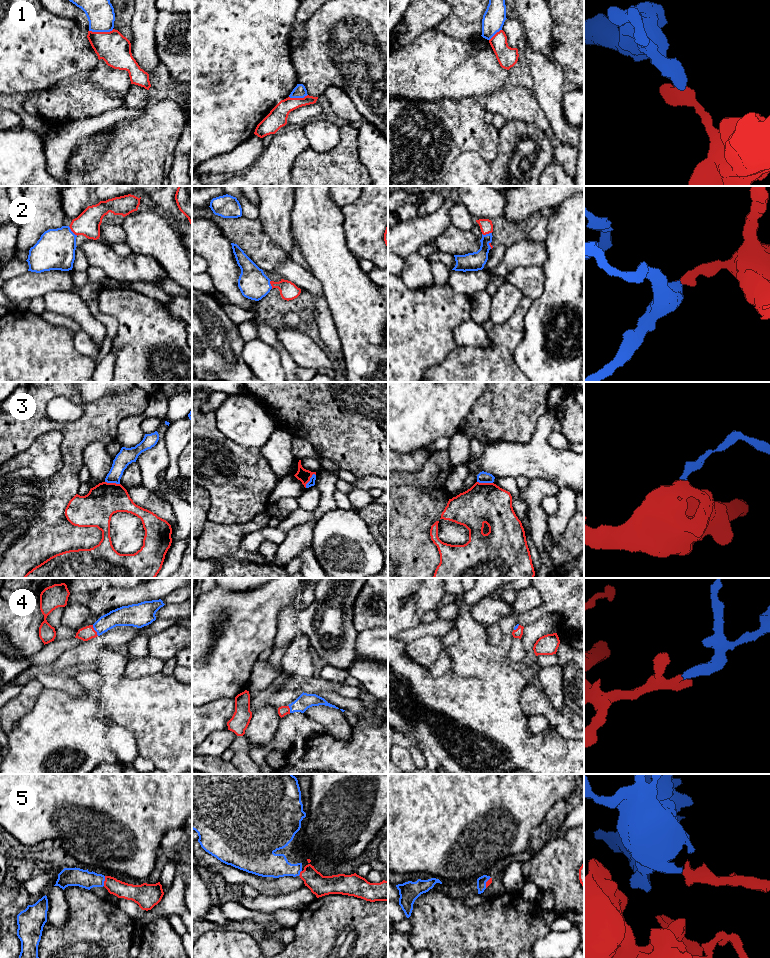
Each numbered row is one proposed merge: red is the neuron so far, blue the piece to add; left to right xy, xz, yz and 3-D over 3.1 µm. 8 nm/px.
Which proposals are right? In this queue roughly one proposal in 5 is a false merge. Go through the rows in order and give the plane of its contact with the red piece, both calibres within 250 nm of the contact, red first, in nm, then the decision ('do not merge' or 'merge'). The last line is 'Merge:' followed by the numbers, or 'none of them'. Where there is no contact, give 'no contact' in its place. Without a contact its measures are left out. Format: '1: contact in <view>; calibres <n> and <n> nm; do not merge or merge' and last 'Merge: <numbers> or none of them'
1: contact in xy; calibres 260 and 220 nm; do not merge
2: contact in xy; calibres 190 and 320 nm; merge
3: contact in xz; calibres 100 and 50 nm; do not merge
4: contact in xy; calibres 110 and 150 nm; merge
5: contact in xy; calibres 130 and 140 nm; merge
Merge: 2, 4, 5

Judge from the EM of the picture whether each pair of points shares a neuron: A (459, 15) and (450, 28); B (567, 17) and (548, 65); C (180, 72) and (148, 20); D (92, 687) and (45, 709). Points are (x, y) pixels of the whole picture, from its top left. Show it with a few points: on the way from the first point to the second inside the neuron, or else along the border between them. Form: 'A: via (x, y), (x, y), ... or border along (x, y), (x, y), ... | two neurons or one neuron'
A: via (459, 18), (453, 25) | one neuron
B: border along (552, 57), (561, 67), (565, 77) | two neurons
C: border along (158, 10), (155, 26), (156, 53) | two neurons
D: via (86, 700), (77, 709), (58, 709) | one neuron

